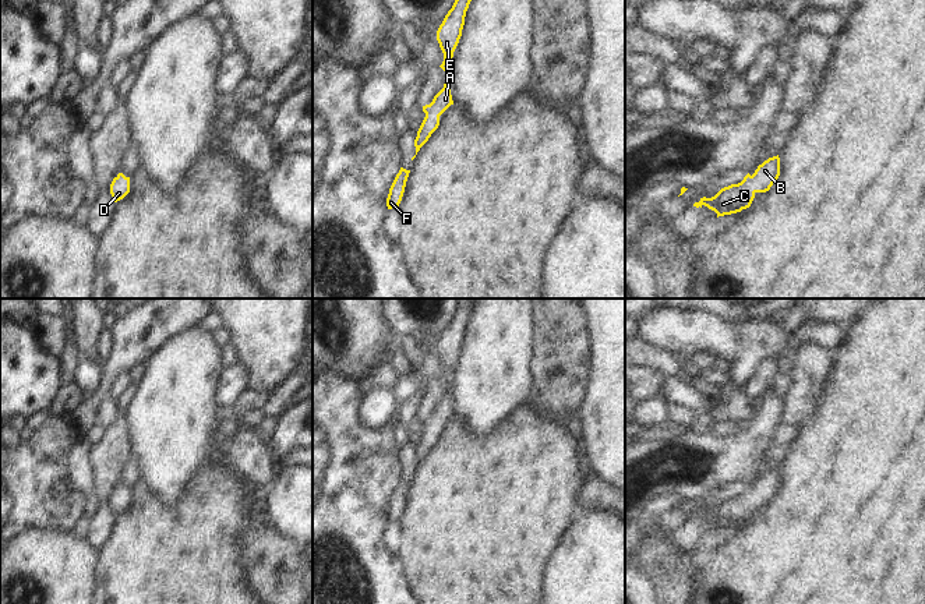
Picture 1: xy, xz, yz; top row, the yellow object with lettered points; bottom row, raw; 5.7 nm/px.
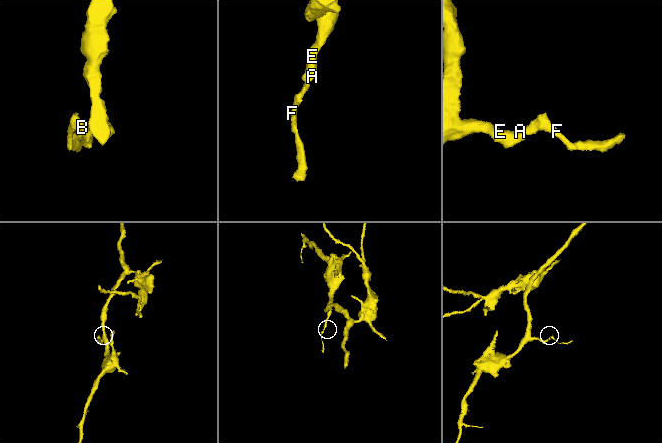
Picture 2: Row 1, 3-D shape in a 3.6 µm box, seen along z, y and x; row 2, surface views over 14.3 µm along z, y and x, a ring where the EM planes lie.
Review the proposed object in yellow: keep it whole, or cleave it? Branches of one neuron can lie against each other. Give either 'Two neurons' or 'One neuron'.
One neuron

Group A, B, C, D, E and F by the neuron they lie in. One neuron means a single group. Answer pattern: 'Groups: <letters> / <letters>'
Groups: A B C D E F

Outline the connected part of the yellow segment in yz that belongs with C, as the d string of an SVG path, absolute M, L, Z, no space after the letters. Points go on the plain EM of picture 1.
M773 469L758 478L755 485L749 485L738 497L721 501L712 511L700 511L693 519L703 518L714 523L719 529L741 524L751 519L756 505L766 505L780 488L780 470Z

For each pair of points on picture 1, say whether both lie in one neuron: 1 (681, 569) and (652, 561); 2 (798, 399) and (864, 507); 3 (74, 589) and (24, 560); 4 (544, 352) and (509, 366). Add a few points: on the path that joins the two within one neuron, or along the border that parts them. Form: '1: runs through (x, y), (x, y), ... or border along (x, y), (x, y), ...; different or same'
1: runs through (674, 569), (668, 569), (659, 561); same
2: border along (822, 385), (815, 410), (800, 427); different
3: runs through (62, 589), (53, 589), (36, 572); same
4: border along (535, 325), (529, 367), (533, 389); different

